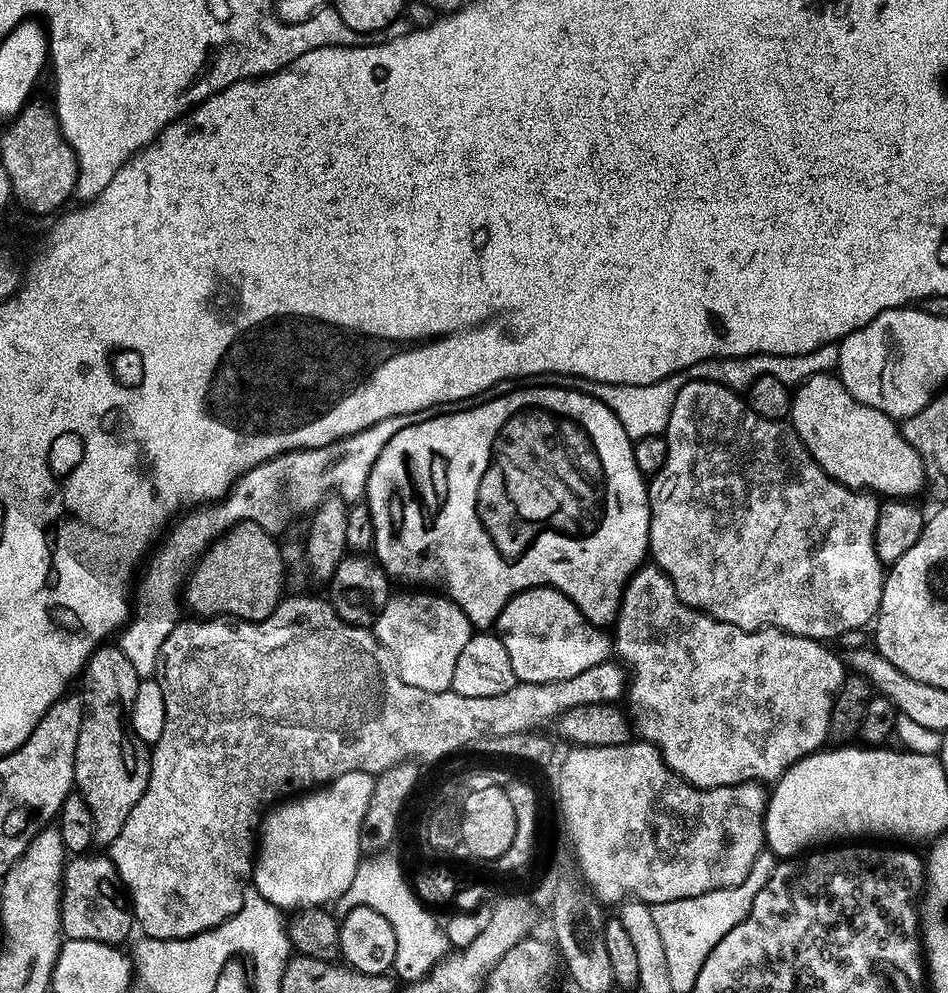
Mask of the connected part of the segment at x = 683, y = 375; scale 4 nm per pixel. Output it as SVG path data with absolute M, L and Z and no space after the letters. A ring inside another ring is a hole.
M823 344L806 354L794 354L793 356L722 356L711 360L703 360L694 366L676 372L672 376L662 378L658 382L650 382L642 386L626 386L625 384L607 384L606 382L594 382L581 376L564 376L560 372L543 372L542 374L530 374L529 376L517 376L514 380L494 382L479 395L481 401L492 400L495 396L504 396L507 392L516 392L520 388L569 388L575 392L585 392L592 396L602 406L606 406L622 422L622 430L635 442L638 438L658 436L668 429L670 422L670 410L674 406L674 398L678 398L678 390L686 386L690 380L709 380L715 384L721 384L723 388L731 388L733 392L743 393L758 378L773 376L778 382L789 386L798 386L803 380L816 376L819 372L831 373L839 365L840 350L836 344Z

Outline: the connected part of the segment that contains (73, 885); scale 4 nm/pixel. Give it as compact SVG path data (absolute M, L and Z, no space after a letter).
M73 855L64 865L64 877L60 883L61 933L70 940L123 945L123 940L131 934L132 928L134 932L130 901L121 885L111 856L90 855Z

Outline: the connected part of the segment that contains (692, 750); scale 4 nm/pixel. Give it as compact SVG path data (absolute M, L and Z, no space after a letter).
M641 566L632 573L628 580L628 585L624 588L624 593L620 596L620 609L616 615L616 623L614 625L614 652L617 657L626 665L627 671L630 673L630 679L626 684L626 703L627 711L630 713L630 723L637 737L641 736L641 741L647 742L653 749L658 750L658 756L665 760L670 770L674 770L688 784L693 784L699 788L717 788L718 786L730 786L731 784L747 784L749 782L775 782L783 776L786 769L791 764L796 764L804 756L808 756L811 752L819 752L825 747L824 740L829 739L828 727L830 726L830 710L832 709L832 699L836 696L836 691L840 689L840 684L843 682L846 675L845 665L842 663L841 657L836 657L831 652L831 647L825 646L821 641L811 640L805 636L795 636L789 632L783 632L780 628L758 628L755 632L743 632L738 626L730 626L721 620L715 620L712 616L707 616L704 612L699 612L696 608L691 608L689 604L684 604L678 598L678 594L674 590L674 586L670 582L670 578L664 571L655 566Z

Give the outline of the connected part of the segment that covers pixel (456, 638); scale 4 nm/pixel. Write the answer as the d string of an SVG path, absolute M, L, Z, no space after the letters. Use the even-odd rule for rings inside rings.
M404 590L401 596L393 595L385 602L376 616L374 631L376 640L392 656L402 682L418 686L418 690L447 692L451 689L454 678L454 666L458 663L458 654L466 647L466 642L474 634L471 622L462 614L462 610L453 600L432 590Z

